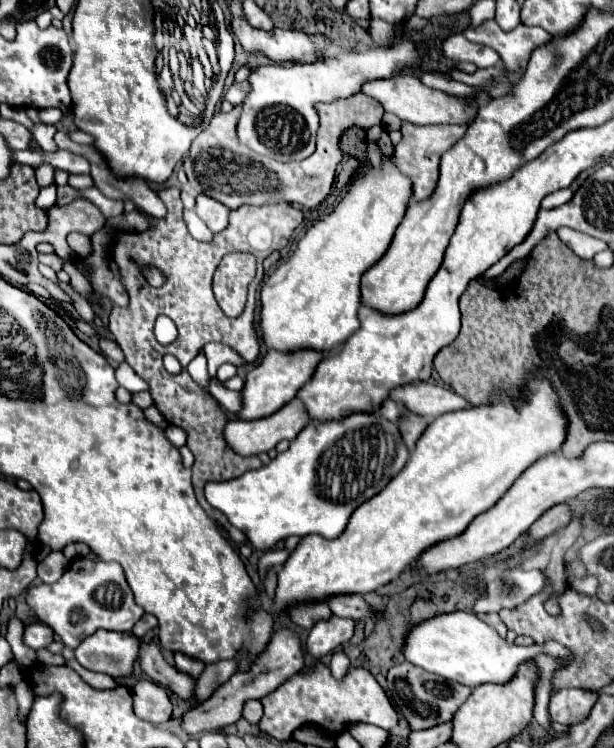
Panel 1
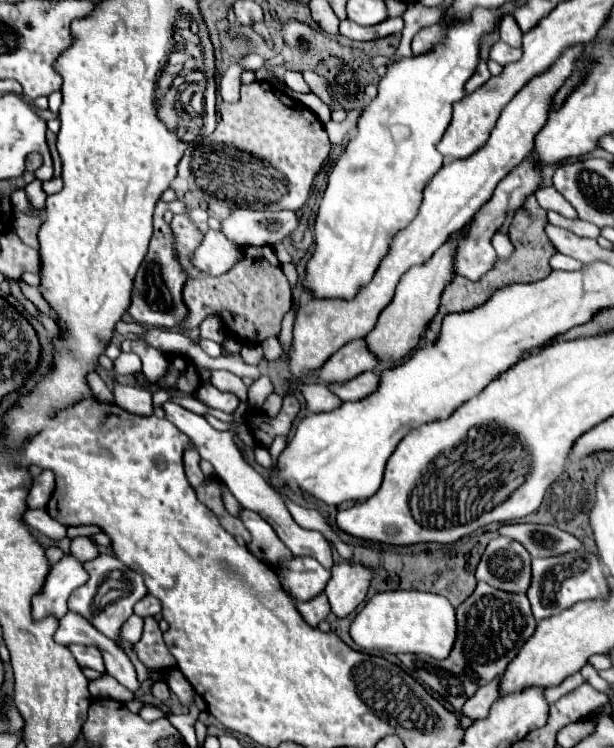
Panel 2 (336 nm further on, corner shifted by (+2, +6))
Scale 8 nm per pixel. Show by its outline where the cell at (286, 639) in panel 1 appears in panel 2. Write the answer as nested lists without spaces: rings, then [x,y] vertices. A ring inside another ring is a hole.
[[[326,594],[316,596],[316,598],[310,600],[310,602],[300,602],[300,604],[296,604],[296,608],[298,608],[300,616],[302,616],[312,628],[318,628],[318,624],[320,624],[322,620],[326,620],[326,616],[330,614],[330,604],[328,604],[328,600],[326,600]]]

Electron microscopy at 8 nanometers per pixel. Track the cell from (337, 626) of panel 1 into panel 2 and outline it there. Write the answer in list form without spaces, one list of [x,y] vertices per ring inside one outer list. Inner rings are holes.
[[[342,562],[332,568],[332,578],[326,586],[326,596],[330,600],[330,610],[338,618],[346,618],[352,614],[366,596],[366,590],[370,586],[370,570]]]

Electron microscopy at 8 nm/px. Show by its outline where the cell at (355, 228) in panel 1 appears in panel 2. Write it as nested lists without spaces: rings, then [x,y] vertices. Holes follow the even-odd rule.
[[[512,2],[498,10],[476,8],[468,22],[458,22],[444,28],[448,38],[442,46],[434,48],[434,52],[428,52],[426,56],[404,58],[388,66],[388,74],[378,84],[378,96],[364,108],[358,118],[358,134],[350,138],[344,154],[338,158],[334,170],[330,172],[328,188],[322,196],[314,220],[314,250],[302,278],[302,290],[306,294],[312,298],[352,300],[360,288],[372,280],[380,262],[390,252],[394,234],[414,220],[426,184],[442,166],[442,154],[436,150],[436,144],[450,124],[452,104],[462,100],[466,94],[464,84],[474,74],[484,36],[494,30],[496,18],[510,14],[512,8]]]

